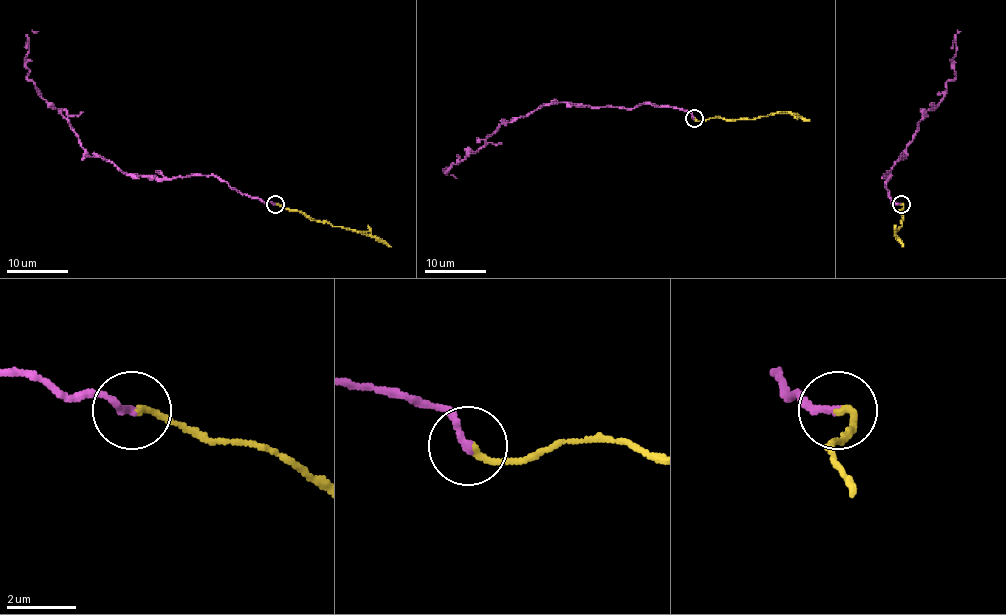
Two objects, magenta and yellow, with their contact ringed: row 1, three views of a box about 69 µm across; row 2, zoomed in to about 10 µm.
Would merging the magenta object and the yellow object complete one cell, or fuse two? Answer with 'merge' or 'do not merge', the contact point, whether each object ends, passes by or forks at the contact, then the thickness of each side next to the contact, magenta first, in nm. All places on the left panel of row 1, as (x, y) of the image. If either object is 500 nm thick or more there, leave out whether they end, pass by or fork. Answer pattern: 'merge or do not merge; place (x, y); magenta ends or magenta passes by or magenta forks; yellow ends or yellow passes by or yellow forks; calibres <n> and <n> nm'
merge; place (275, 204); magenta ends; yellow ends; calibres 220 and 170 nm

